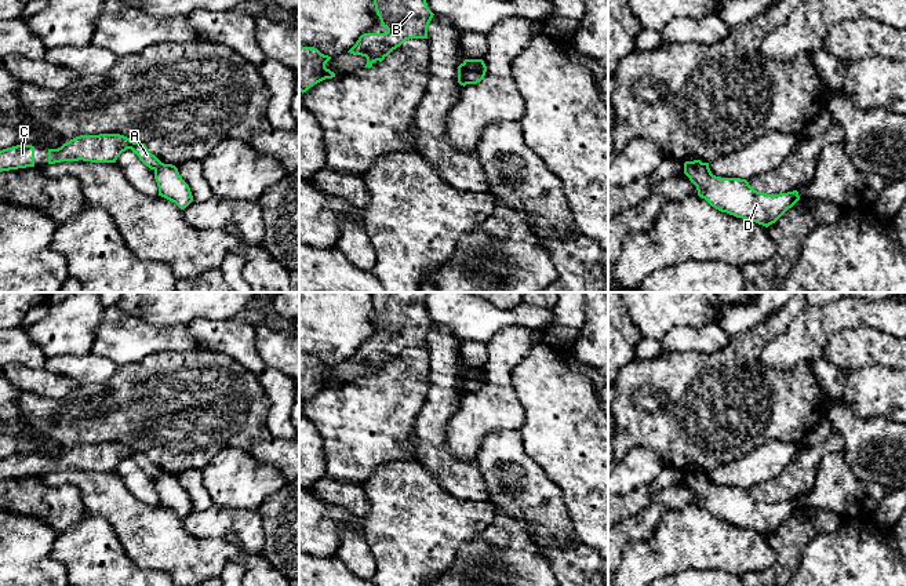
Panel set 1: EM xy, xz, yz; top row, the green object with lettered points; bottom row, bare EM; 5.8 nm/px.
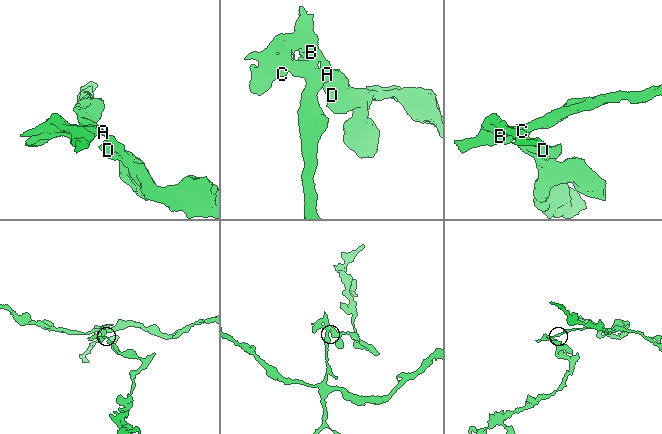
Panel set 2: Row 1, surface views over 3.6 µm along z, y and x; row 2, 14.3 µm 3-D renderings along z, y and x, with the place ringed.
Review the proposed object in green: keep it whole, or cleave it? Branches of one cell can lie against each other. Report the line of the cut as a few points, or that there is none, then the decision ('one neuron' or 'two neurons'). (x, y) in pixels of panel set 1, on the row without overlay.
cut in xz along (462, 372), (468, 392); two neurons

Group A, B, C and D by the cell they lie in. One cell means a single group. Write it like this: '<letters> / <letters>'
A B C / D

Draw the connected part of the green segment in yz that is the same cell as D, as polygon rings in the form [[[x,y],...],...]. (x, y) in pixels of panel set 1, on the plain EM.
[[[684,472],[684,483],[696,495],[698,505],[712,516],[736,527],[753,529],[768,536],[798,509],[798,501],[767,503],[754,499],[746,488],[721,487],[709,474]]]

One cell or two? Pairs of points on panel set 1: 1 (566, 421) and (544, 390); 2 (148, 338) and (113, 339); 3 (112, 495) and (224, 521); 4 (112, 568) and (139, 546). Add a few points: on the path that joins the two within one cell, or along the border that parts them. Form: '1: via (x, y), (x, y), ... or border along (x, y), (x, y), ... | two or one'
1: via (563, 414), (563, 410), (550, 397) | one
2: via (139, 339), (122, 339) | one
3: border along (181, 519), (182, 526), (193, 537), (208, 538) | two
4: border along (112, 528), (135, 564), (159, 568) | two

